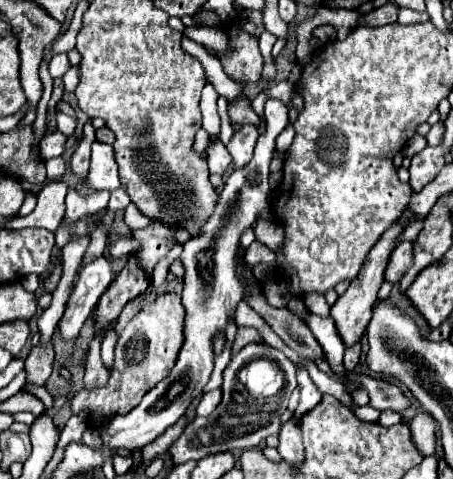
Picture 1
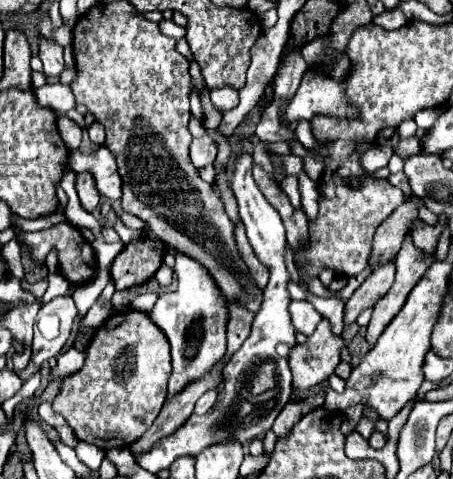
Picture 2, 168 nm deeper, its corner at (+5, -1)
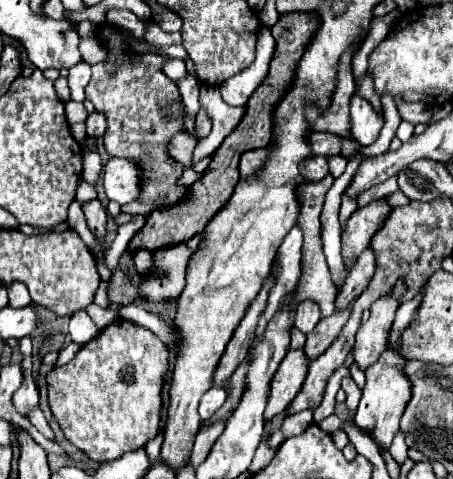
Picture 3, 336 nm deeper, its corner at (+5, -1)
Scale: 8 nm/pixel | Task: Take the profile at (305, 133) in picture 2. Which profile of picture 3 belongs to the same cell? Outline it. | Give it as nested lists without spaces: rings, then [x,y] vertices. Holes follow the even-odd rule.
[[[334,156],[327,158],[328,165],[330,167],[330,174],[336,179],[338,178],[345,170],[347,166],[347,159],[343,156]]]

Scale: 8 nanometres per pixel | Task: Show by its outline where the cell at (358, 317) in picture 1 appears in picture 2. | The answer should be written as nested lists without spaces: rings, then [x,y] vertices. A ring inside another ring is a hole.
[[[322,319],[314,335],[310,335],[306,343],[296,345],[288,355],[294,387],[306,389],[328,379],[340,363],[340,353],[344,347],[344,337],[334,335],[332,323],[328,319]]]

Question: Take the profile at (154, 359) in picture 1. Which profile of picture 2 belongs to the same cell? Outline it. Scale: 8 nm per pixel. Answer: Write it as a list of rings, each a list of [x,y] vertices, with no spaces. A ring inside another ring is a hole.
[[[116,313],[100,325],[88,345],[86,355],[86,365],[64,379],[60,393],[52,403],[52,409],[64,415],[80,441],[94,443],[100,449],[126,447],[126,443],[136,441],[154,423],[156,415],[164,405],[164,387],[172,369],[168,355],[168,339],[164,337],[164,331],[160,331],[160,327],[152,323],[148,313]]]

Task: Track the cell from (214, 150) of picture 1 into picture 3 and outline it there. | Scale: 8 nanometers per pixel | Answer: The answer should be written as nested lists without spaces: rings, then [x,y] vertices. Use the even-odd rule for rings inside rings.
[[[176,133],[172,135],[172,139],[166,145],[166,153],[178,161],[178,163],[188,163],[188,159],[192,159],[192,151],[194,151],[196,143],[192,143],[192,139],[188,139],[188,135],[184,133]]]

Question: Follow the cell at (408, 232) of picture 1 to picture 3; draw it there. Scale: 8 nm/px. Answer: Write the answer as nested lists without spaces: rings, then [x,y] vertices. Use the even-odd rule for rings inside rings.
[[[256,149],[256,151],[246,151],[242,157],[240,157],[240,175],[246,177],[248,173],[254,173],[254,171],[260,171],[264,159],[266,159],[266,151],[264,149]]]

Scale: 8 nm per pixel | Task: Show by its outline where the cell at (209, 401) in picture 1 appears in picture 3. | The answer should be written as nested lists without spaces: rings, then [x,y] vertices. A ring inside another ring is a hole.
[[[212,387],[210,391],[206,391],[200,399],[200,409],[198,409],[202,421],[210,419],[224,405],[224,401],[226,401],[226,391],[222,387]]]

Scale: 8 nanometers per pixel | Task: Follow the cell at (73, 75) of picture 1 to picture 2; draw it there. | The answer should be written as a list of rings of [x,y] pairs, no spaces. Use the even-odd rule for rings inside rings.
[[[54,83],[54,85],[44,85],[40,89],[34,89],[36,95],[36,103],[42,107],[50,107],[56,109],[60,113],[66,113],[70,109],[74,109],[74,93],[70,89],[70,85],[62,85],[62,83]]]

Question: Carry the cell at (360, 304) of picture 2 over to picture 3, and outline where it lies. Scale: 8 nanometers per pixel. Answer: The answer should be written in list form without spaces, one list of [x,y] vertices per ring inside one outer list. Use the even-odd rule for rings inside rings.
[[[352,305],[342,311],[342,313],[334,313],[328,319],[322,319],[308,335],[306,335],[306,345],[304,345],[304,353],[310,361],[318,359],[328,347],[330,343],[336,339],[336,335],[340,333],[340,327],[344,327],[344,323],[348,321],[348,315],[352,311]]]

